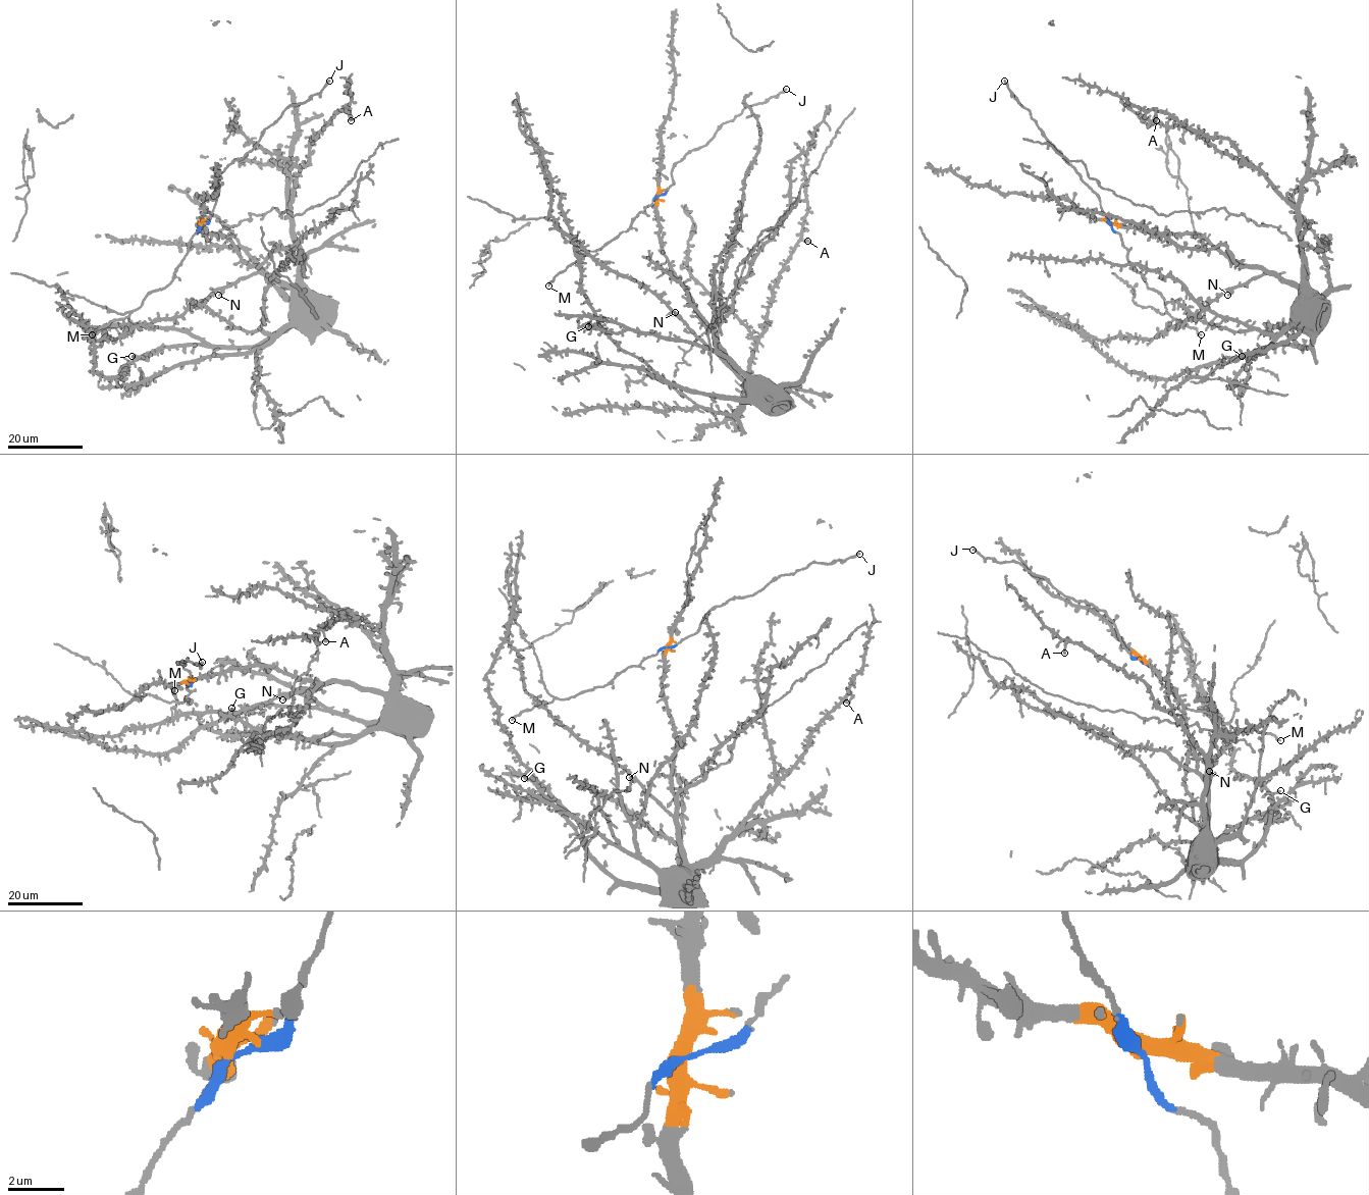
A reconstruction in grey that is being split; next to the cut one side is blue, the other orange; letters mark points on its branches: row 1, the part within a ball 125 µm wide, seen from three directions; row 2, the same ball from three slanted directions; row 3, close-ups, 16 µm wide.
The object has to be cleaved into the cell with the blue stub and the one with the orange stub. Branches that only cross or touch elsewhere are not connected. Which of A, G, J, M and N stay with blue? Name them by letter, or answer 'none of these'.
J, M

